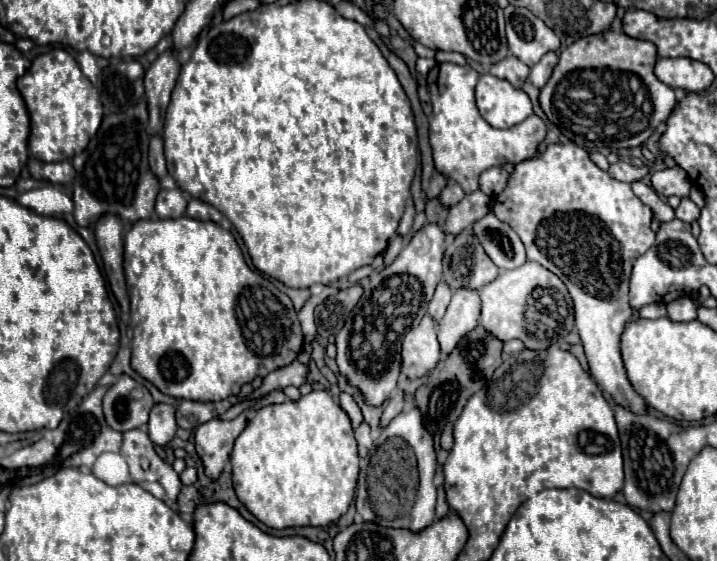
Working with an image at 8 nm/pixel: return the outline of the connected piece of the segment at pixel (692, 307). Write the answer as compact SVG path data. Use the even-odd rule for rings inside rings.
M688 296L672 300L666 306L666 310L668 310L668 318L672 322L690 322L690 320L696 320L696 304Z

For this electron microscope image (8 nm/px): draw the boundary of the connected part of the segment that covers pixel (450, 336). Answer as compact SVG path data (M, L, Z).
M466 288L454 292L444 318L438 324L438 342L440 342L442 356L448 356L456 348L456 344L470 330L476 328L478 318L480 318L478 292L468 292Z

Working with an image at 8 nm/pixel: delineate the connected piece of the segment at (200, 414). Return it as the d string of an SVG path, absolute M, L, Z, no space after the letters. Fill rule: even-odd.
M232 396L230 400L224 402L192 402L192 400L180 400L176 404L176 424L180 428L188 428L194 430L200 424L218 418L220 414L224 414L230 406L234 406L238 402L236 396Z

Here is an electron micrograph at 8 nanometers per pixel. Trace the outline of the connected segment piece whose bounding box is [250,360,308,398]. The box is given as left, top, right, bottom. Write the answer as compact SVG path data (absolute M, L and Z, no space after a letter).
M294 360L292 364L288 364L288 368L280 368L280 372L272 372L272 376L266 376L262 388L254 390L250 398L256 398L256 396L262 396L278 388L286 388L286 386L302 386L306 380L306 374L308 374L308 368L302 366L298 360Z

